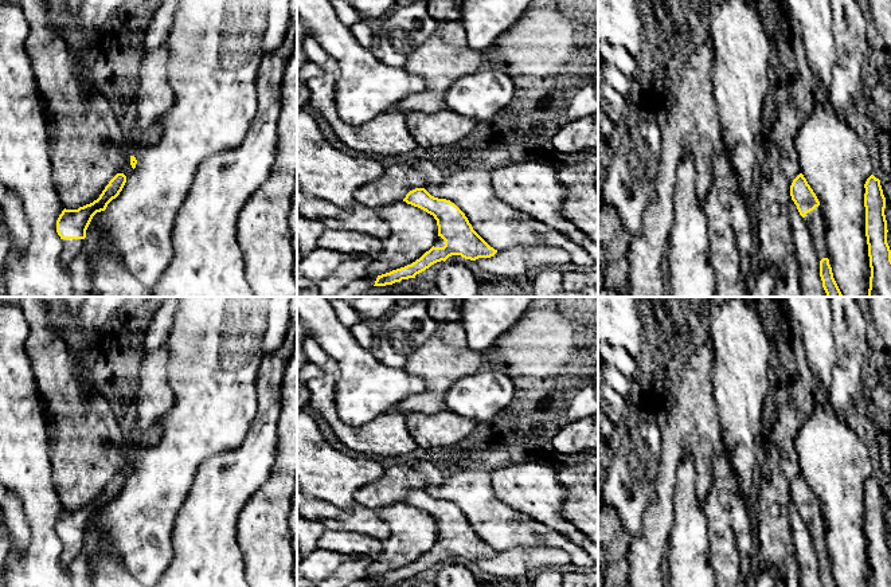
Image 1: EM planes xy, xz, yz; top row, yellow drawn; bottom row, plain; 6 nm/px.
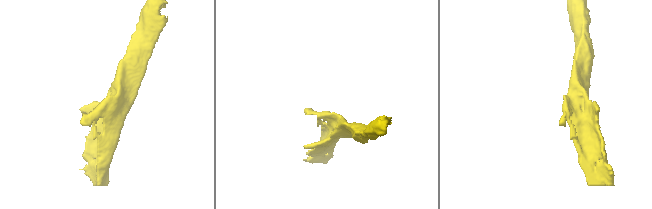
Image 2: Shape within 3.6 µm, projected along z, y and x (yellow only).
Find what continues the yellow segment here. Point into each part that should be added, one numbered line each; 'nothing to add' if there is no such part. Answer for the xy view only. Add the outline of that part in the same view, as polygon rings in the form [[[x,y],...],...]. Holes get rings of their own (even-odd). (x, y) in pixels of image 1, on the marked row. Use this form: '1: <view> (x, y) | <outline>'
1: xy (70, 246) | [[[62,239],[63,250],[60,259],[65,267],[70,269],[70,263],[78,251],[82,249],[85,239]]]

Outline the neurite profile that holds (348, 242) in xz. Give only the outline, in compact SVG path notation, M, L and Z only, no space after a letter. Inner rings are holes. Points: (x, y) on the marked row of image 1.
M325 228L317 242L317 247L327 251L341 253L348 257L363 254L376 259L383 251L383 240L352 230Z

